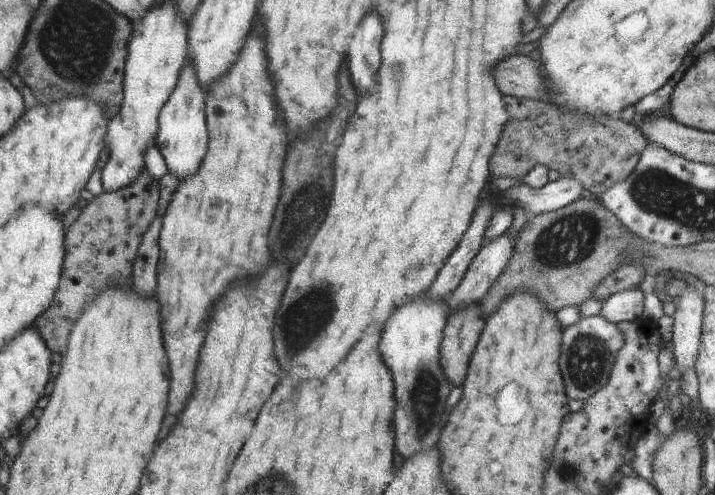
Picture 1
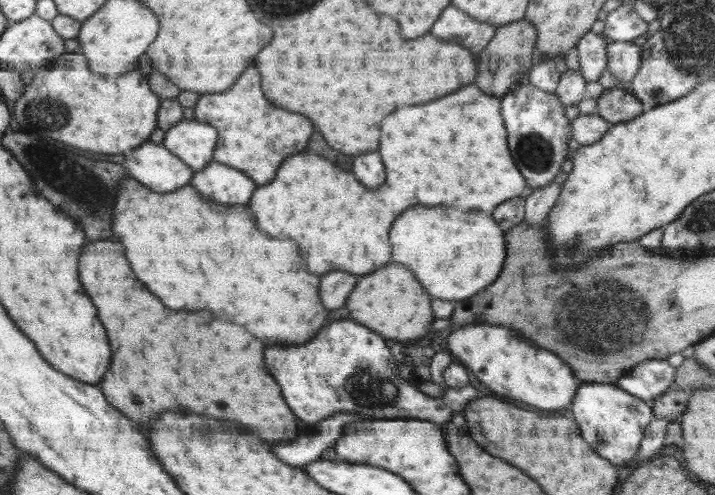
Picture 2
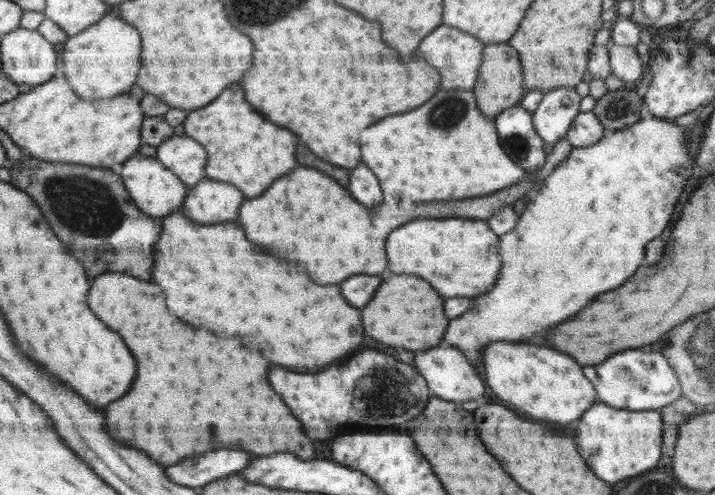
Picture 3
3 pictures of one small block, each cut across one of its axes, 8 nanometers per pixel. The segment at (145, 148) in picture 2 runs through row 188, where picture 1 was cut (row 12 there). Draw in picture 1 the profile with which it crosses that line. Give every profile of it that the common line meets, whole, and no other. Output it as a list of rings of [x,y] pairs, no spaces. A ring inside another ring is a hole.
[[[165,1],[155,7],[139,21],[131,21],[133,24],[132,38],[128,42],[128,54],[125,60],[125,75],[123,80],[123,101],[116,116],[108,123],[105,132],[105,146],[110,149],[107,164],[102,169],[102,188],[104,193],[123,189],[134,182],[145,168],[144,151],[148,146],[156,144],[158,134],[158,117],[160,109],[170,98],[172,91],[179,81],[179,74],[190,62],[187,25],[188,23],[179,15],[177,7],[173,3]]]

